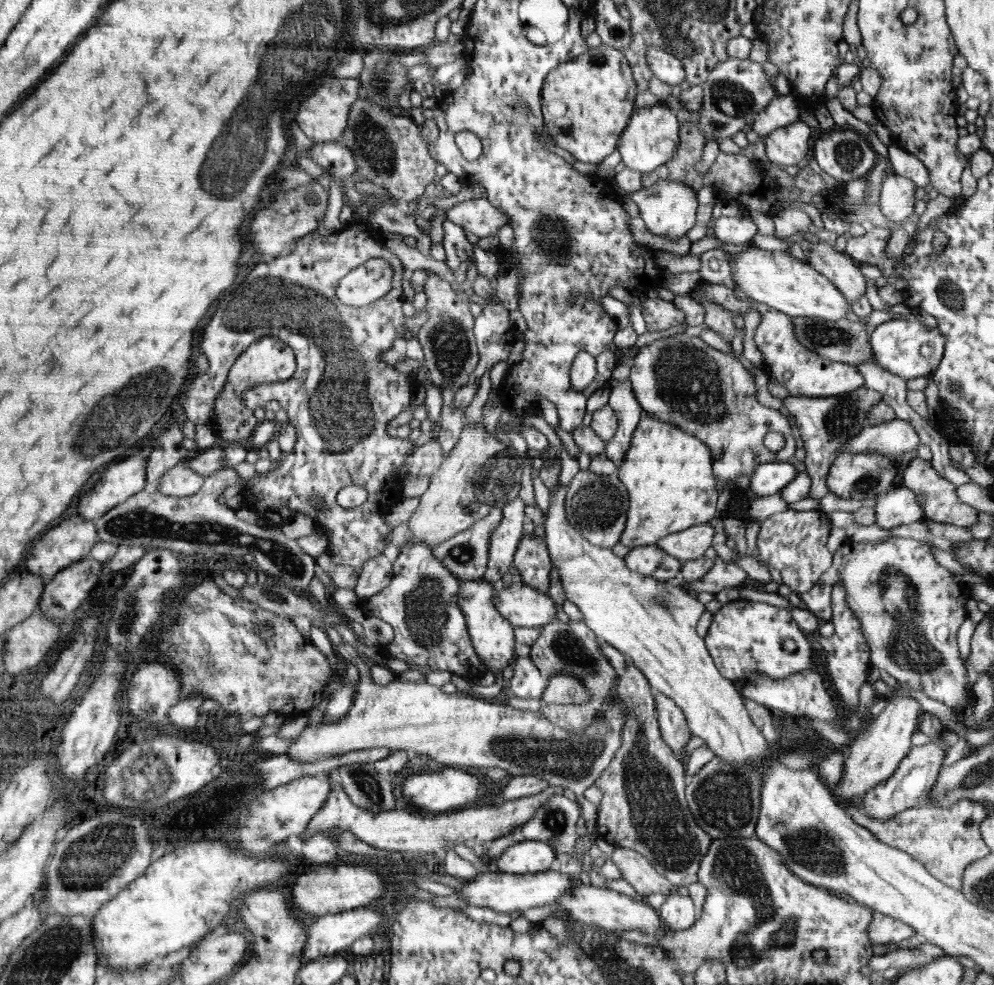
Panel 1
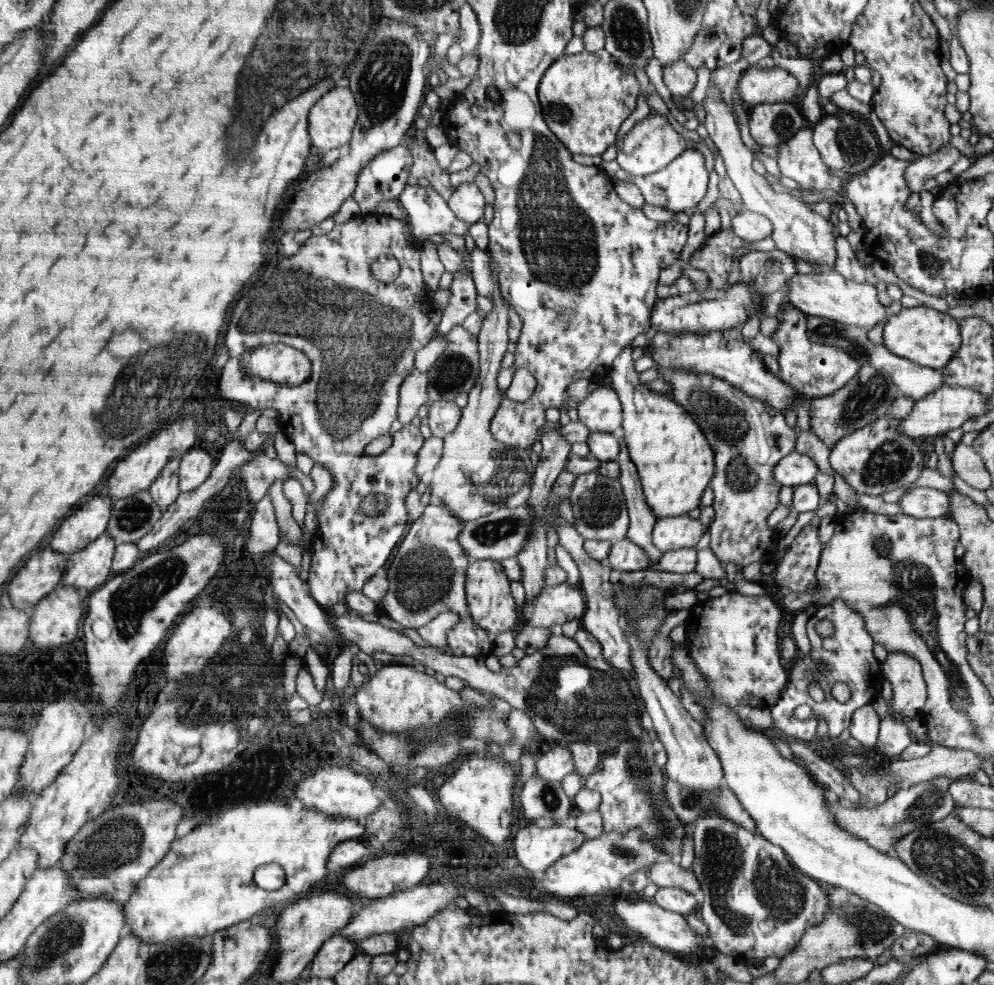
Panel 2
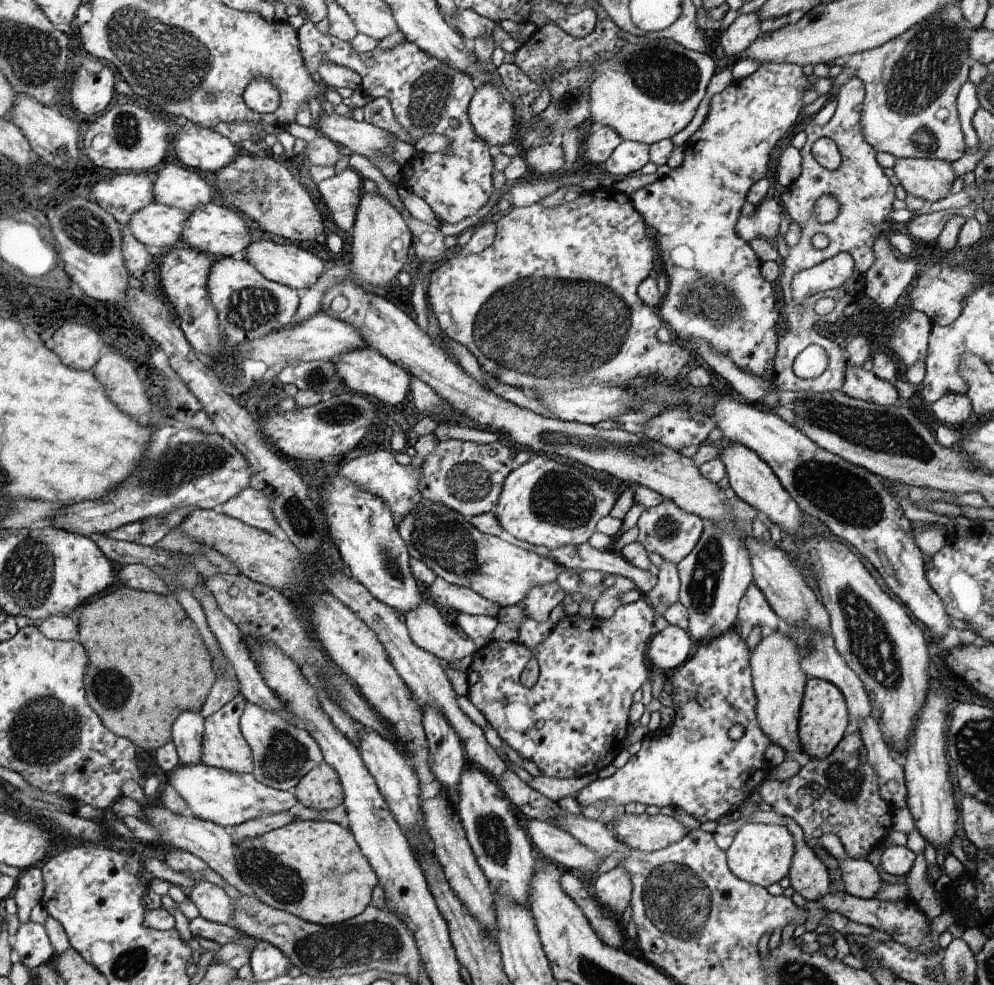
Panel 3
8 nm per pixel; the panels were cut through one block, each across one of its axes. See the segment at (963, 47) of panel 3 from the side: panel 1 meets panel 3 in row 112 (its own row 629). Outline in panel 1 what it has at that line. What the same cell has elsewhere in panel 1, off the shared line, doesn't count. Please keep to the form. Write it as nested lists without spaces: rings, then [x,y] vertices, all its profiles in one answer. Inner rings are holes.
[[[889,537],[882,542],[856,542],[848,540],[843,546],[840,546],[838,550],[833,552],[833,562],[830,568],[822,574],[820,581],[814,585],[808,592],[799,594],[803,607],[808,609],[814,616],[816,616],[821,622],[830,621],[832,618],[833,611],[831,610],[831,590],[834,585],[840,585],[845,588],[846,600],[848,606],[852,609],[852,612],[858,617],[861,622],[862,633],[864,639],[870,649],[870,662],[871,666],[876,666],[880,670],[886,670],[890,676],[894,676],[898,680],[898,685],[902,688],[911,690],[920,690],[924,692],[926,696],[938,702],[942,702],[948,706],[948,708],[964,708],[970,703],[973,703],[973,697],[969,694],[969,676],[965,662],[959,655],[959,649],[956,642],[956,634],[959,626],[967,619],[966,616],[966,602],[969,599],[969,591],[965,585],[958,584],[954,578],[953,573],[946,568],[943,568],[934,560],[932,556],[933,545],[928,542],[922,542],[922,540],[914,540],[914,538],[897,538]]]

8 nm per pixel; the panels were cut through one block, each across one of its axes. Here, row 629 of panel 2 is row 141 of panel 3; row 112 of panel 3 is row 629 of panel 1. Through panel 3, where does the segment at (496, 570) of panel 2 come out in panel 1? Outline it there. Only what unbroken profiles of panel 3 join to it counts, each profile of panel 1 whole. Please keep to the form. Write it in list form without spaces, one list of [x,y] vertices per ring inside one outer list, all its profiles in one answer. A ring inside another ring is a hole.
[[[482,579],[477,581],[464,581],[458,591],[457,597],[460,601],[461,611],[465,613],[468,620],[469,636],[472,638],[474,649],[481,657],[486,671],[494,674],[502,672],[505,666],[510,665],[510,660],[514,658],[514,634],[516,633],[513,624],[498,612],[496,605],[496,585],[488,584]]]

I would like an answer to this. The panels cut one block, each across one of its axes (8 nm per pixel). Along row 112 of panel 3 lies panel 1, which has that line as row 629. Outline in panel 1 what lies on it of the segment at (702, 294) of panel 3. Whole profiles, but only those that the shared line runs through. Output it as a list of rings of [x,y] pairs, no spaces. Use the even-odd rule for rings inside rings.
[[[739,598],[724,603],[713,614],[709,627],[705,645],[722,674],[733,680],[738,688],[743,688],[743,680],[751,672],[773,678],[786,678],[814,668],[814,652],[804,636],[805,632],[796,626],[790,611],[784,610],[784,607]],[[788,638],[798,645],[795,653],[788,653],[782,648],[782,642]]]

